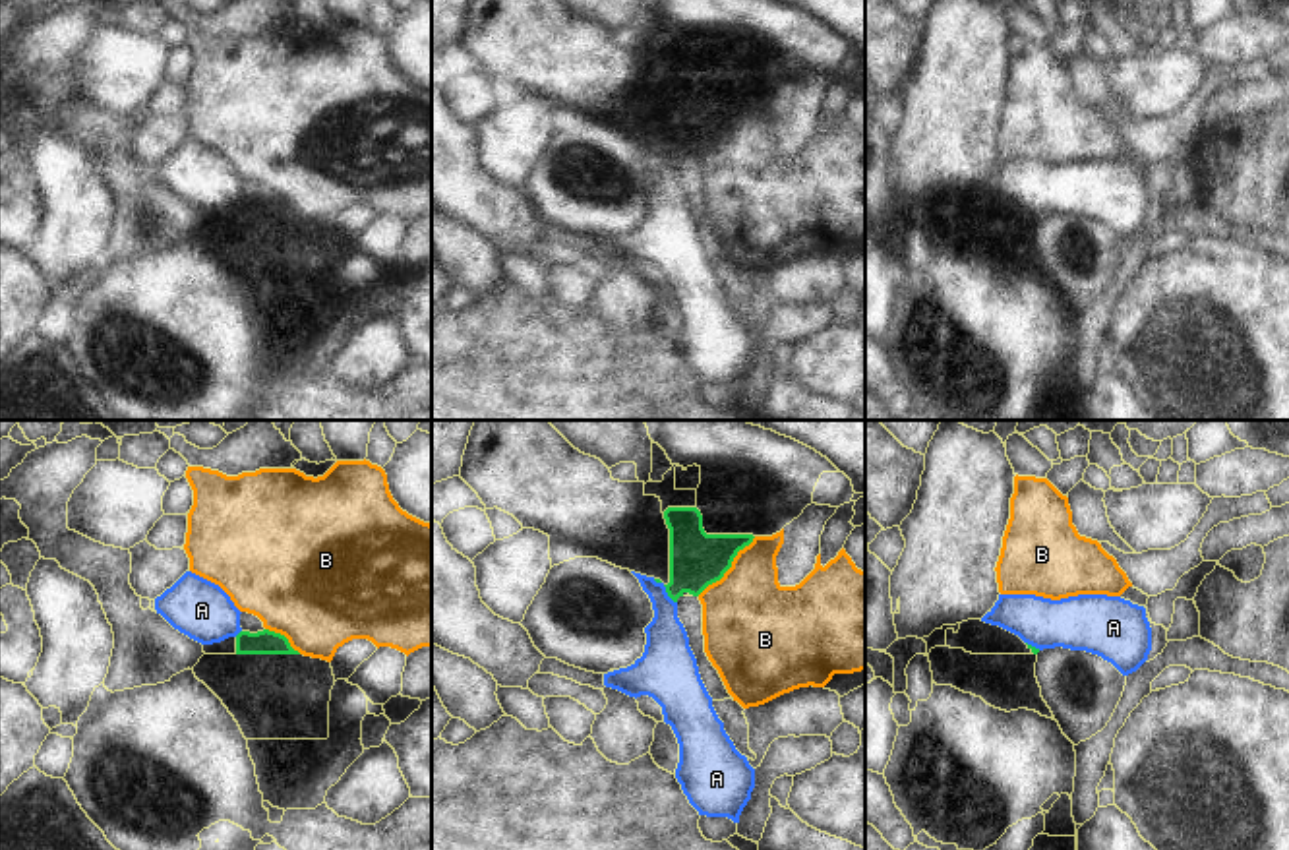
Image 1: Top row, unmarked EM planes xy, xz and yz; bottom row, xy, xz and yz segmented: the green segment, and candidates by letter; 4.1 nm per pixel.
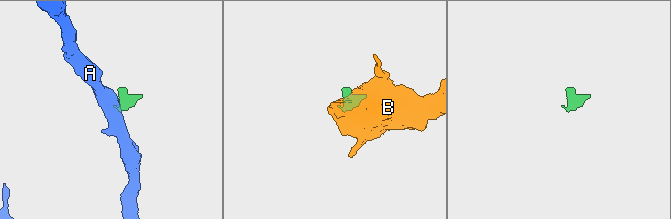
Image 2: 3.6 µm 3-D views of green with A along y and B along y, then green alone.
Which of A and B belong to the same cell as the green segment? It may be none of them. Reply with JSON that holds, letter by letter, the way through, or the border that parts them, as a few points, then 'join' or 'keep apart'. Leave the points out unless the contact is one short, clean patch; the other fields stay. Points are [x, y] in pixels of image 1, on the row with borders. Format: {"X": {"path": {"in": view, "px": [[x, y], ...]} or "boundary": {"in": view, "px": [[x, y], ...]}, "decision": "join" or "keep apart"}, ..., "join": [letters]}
{"A": {"boundary": {"in": "xz", "px": [[653, 579], [676, 603]]}, "decision": "keep apart"}, "B": {"path": {"in": "xz", "px": [[697, 560], [705, 566], [730, 566], [749, 622]]}, "decision": "join"}, "join": ["B"]}

